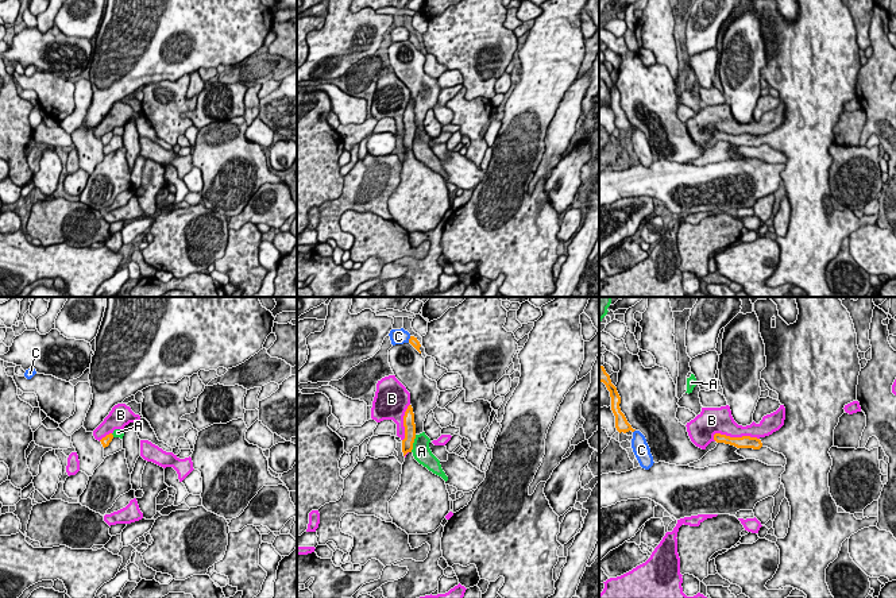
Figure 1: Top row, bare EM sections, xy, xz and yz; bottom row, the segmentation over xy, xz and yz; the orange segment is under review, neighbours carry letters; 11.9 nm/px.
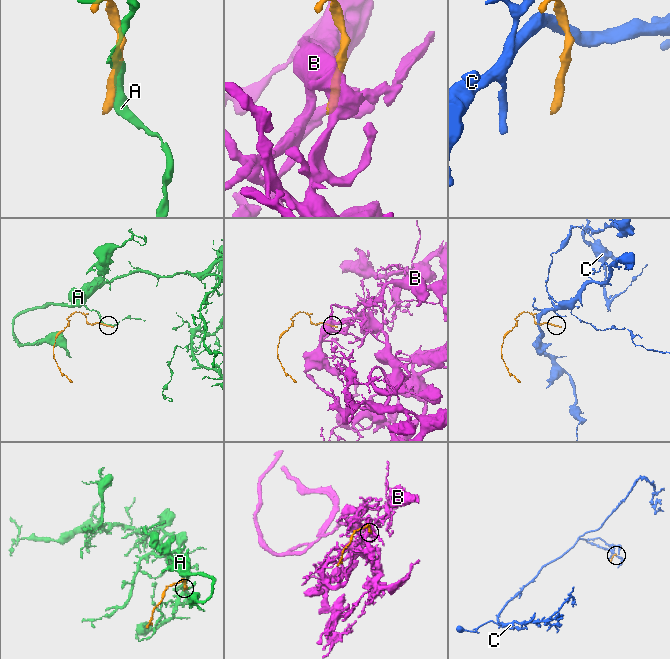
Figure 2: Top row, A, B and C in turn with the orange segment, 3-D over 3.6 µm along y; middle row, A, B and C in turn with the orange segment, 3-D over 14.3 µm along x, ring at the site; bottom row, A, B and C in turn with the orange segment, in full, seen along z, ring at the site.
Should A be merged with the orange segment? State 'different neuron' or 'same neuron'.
different neuron

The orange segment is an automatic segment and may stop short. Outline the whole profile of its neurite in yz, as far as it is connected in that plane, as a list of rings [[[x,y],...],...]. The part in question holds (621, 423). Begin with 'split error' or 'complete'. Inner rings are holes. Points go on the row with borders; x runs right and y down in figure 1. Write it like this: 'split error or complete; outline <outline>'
complete; outline [[[599,366],[599,382],[603,382],[610,391],[611,397],[611,410],[615,416],[615,428],[621,433],[626,433],[629,431],[634,432],[636,429],[632,428],[632,425],[627,423],[625,414],[621,412],[619,404],[621,397],[617,391],[617,387],[611,383],[610,375],[606,373],[603,366]]]

